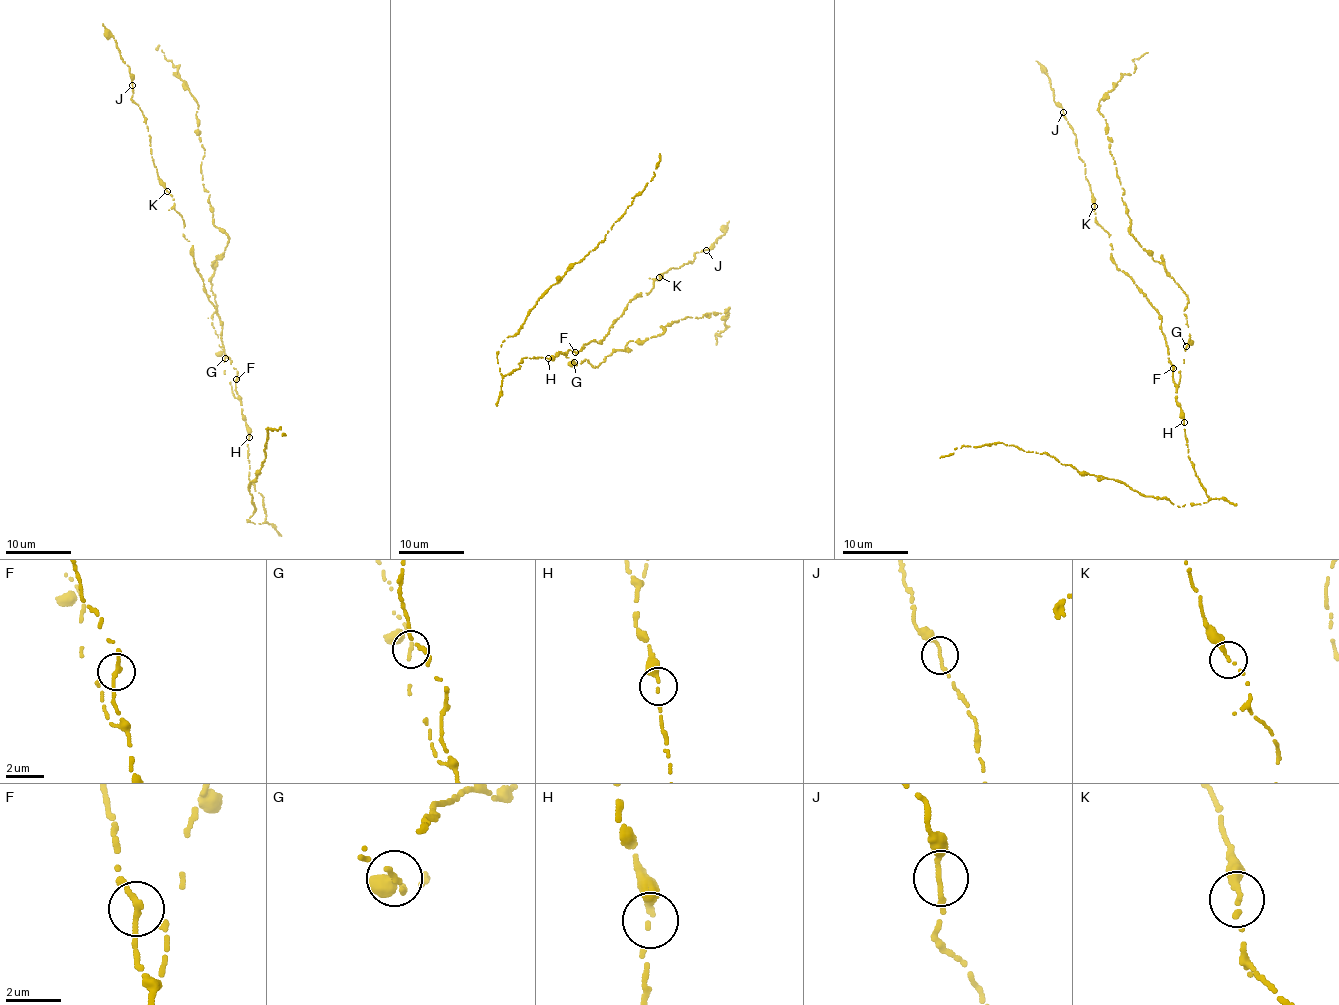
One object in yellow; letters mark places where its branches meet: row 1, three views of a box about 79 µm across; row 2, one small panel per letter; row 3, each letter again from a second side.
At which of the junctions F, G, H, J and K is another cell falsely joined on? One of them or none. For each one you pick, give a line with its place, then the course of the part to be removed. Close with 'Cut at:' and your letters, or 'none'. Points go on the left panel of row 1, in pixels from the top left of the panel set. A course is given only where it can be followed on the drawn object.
G: Place: (225, 358). Course of the part to remove: (225, 358), (211, 290), (213, 261), (223, 256), (228, 236), (212, 223), (202, 184), (198, 103), (159, 45)
Cut at: G

